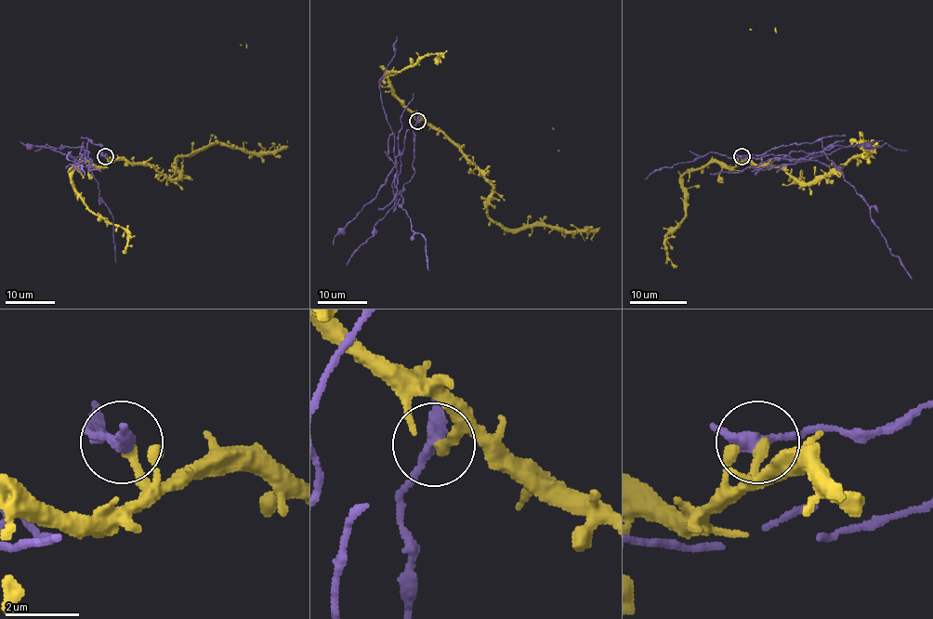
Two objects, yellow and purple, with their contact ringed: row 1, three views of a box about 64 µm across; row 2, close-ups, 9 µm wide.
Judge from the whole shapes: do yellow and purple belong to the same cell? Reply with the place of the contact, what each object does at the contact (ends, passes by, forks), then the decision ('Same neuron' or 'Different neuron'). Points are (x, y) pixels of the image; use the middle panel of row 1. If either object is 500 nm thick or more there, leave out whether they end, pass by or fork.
Place: (417, 121). At the ring yellow ends. At the ring purple passes by. Different neuron

